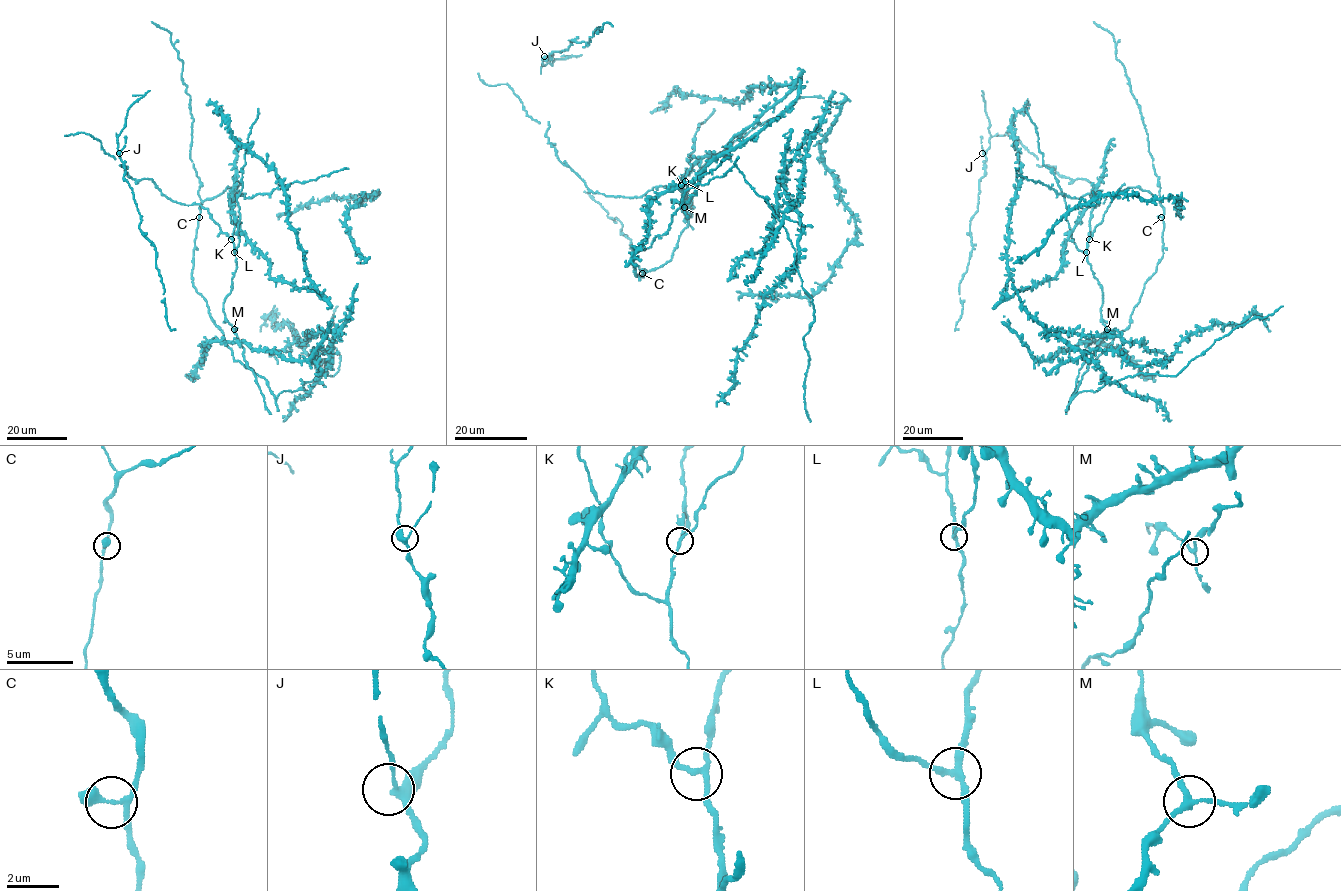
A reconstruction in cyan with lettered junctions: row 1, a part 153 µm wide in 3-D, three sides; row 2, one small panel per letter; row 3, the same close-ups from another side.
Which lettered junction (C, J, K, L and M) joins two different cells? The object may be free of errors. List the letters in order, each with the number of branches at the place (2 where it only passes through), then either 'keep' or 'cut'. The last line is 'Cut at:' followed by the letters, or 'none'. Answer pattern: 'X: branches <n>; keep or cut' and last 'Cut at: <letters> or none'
C: branches 3; keep
J: branches 3; keep
K: branches 3; keep
L: branches 3; cut
M: branches 3; keep
Cut at: L

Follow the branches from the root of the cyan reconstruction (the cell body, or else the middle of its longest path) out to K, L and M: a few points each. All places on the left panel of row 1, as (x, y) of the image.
K: (192, 283), (199, 206), (228, 187), (237, 191), (231, 207), (231, 221), (235, 226), (231, 239)
L: (192, 283), (199, 206), (228, 187), (237, 191), (230, 214), (235, 226), (234, 252)
M: (192, 283), (199, 206), (231, 187), (237, 191), (230, 214), (235, 226), (237, 269), (223, 312), (234, 329)

